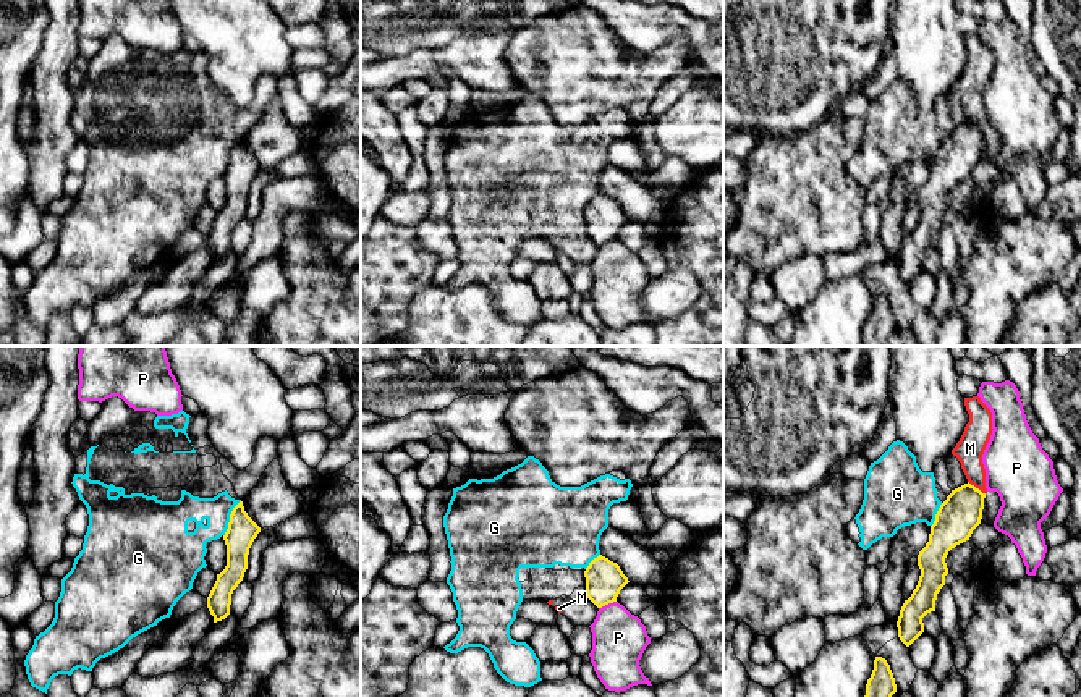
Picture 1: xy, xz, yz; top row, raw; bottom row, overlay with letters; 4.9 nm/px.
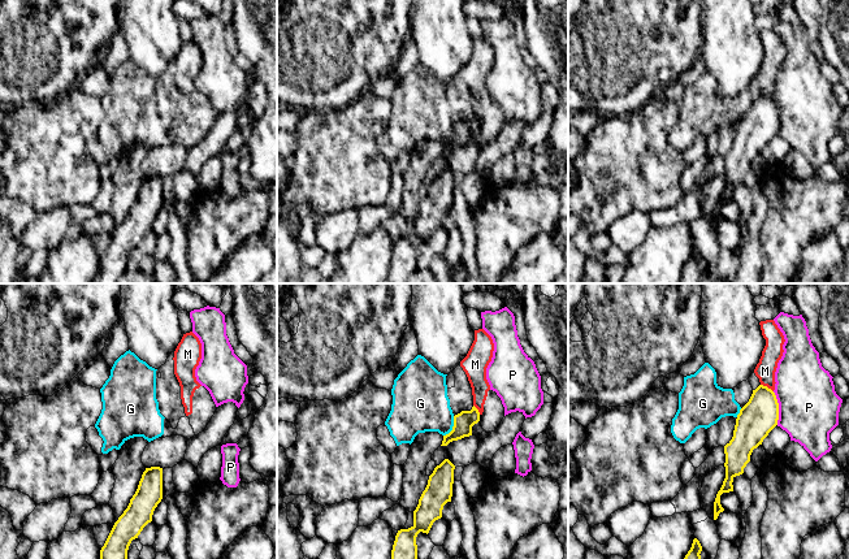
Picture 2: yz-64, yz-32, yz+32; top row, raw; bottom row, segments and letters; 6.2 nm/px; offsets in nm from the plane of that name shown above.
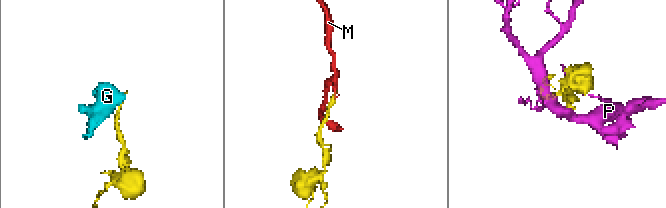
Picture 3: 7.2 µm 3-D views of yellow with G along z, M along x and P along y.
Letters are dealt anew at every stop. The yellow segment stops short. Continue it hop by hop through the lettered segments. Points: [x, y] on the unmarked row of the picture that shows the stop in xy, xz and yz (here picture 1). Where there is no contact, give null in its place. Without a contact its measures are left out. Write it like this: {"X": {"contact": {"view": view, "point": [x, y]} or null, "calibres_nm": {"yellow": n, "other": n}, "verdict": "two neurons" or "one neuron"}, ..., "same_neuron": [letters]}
{"G": {"contact": {"view": "xy", "point": [230, 156]}, "calibres_nm": {"yellow": 150, "other": 160}, "verdict": "two neurons"}, "M": {"contact": {"view": "yz", "point": [975, 125]}, "calibres_nm": {"yellow": 200, "other": 140}, "verdict": "two neurons"}, "P": {"contact": {"view": "xz", "point": [607, 241]}, "calibres_nm": {"yellow": 190, "other": 280}, "verdict": "two neurons"}, "same_neuron": []}

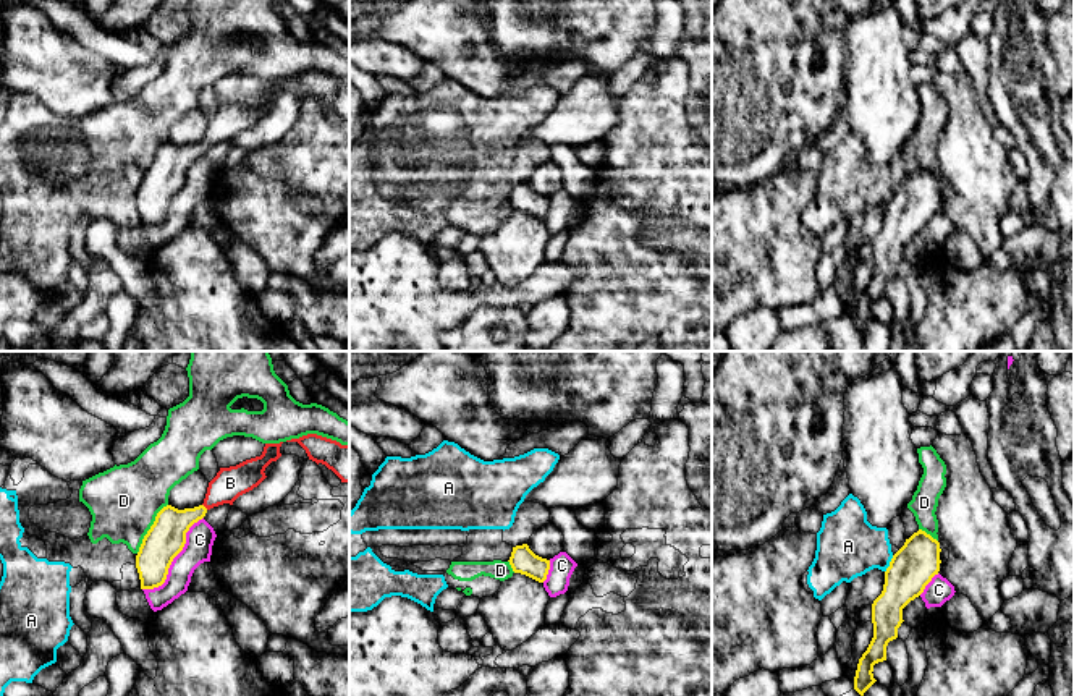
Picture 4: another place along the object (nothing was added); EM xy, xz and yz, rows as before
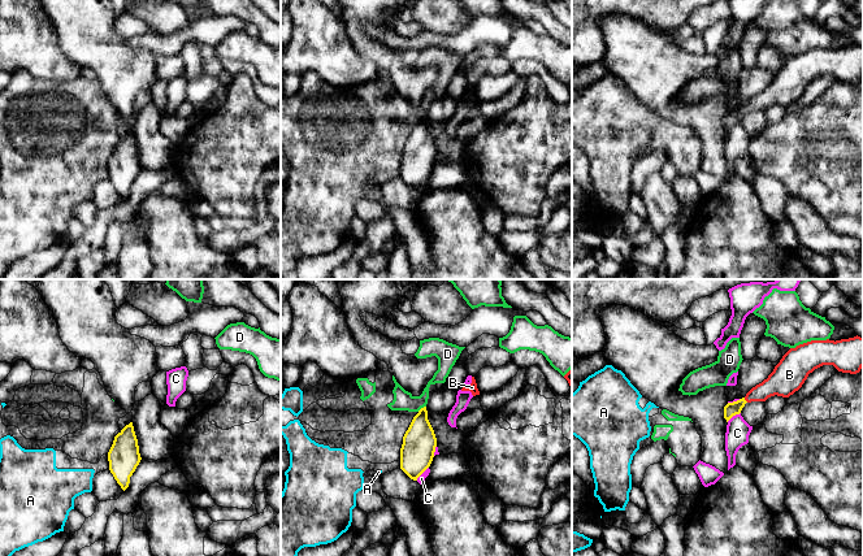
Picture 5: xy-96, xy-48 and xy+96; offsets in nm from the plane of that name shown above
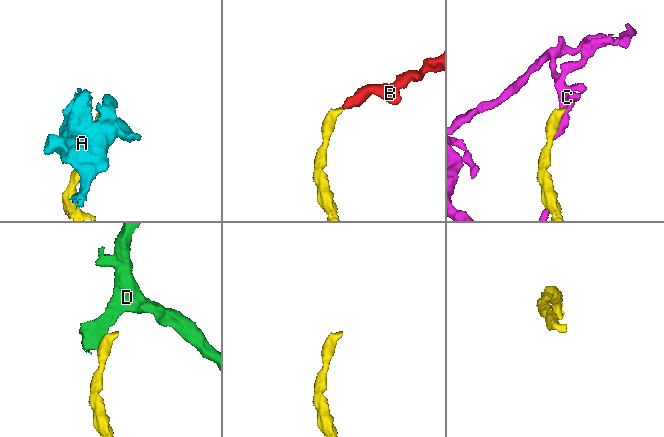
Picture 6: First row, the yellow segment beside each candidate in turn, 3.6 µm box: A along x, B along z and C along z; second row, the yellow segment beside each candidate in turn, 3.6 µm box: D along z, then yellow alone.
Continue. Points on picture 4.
{"A": {"contact": {"view": "yz", "point": [890, 201]}, "calibres_nm": {"yellow": 220, "other": 320}, "verdict": "two neurons"}, "B": {"contact": {"view": "xy", "point": [204, 144]}, "calibres_nm": {"yellow": 190, "other": 160}, "verdict": "one neuron"}, "C": {"contact": {"view": "xy", "point": [173, 195]}, "calibres_nm": {"yellow": 190, "other": 140}, "verdict": "two neurons"}, "D": {"contact": {"view": "xy", "point": [151, 165]}, "calibres_nm": {"yellow": 190, "other": 360}, "verdict": "two neurons"}, "same_neuron": ["B"]}

